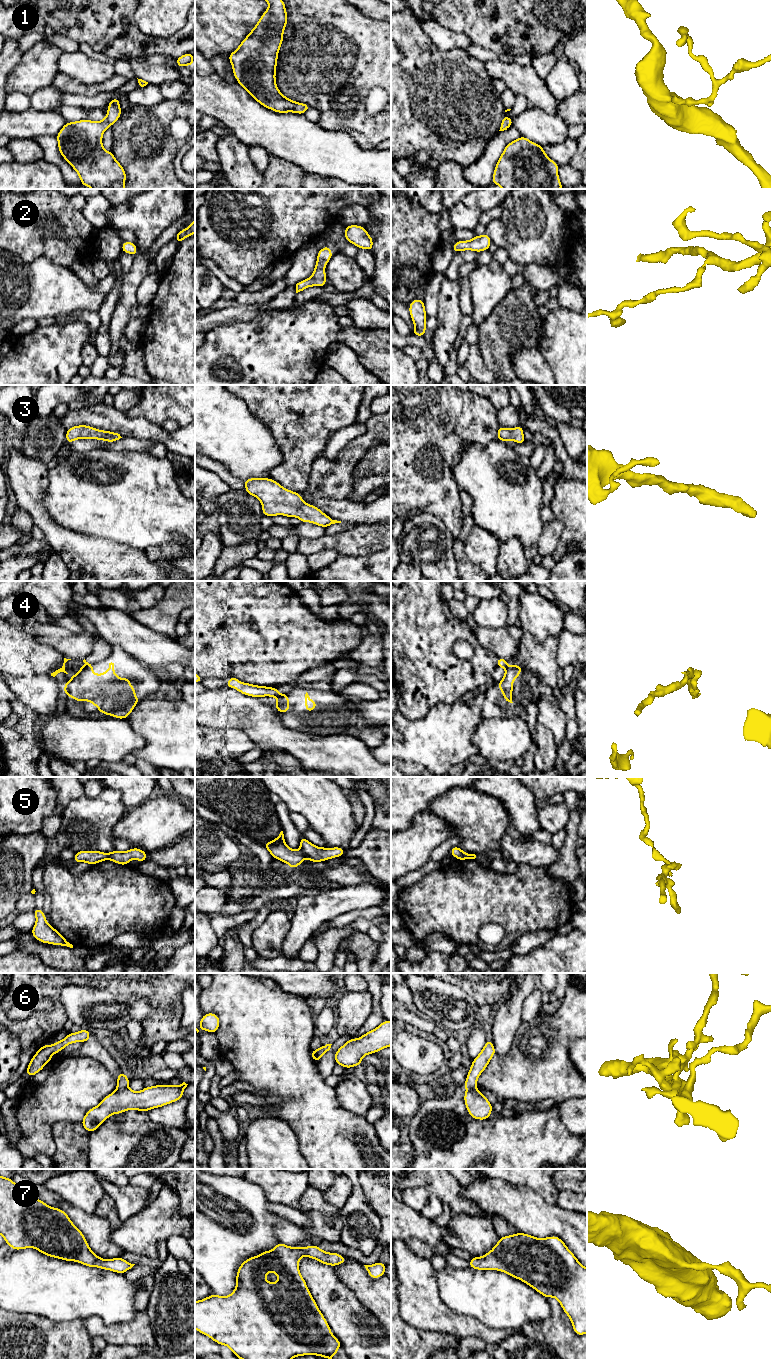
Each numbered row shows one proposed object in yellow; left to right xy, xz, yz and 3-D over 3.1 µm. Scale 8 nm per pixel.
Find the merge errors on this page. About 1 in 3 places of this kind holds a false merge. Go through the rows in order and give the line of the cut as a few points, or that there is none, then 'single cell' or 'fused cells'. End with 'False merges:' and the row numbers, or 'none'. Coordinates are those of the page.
1: no cut; single cell
2: no cut; single cell
3: no cut; single cell
4: cut in xz along (280, 694), (276, 696); fused cells
5: cut in xz along (300, 849), (304, 856); fused cells
6: cut in xy along (127, 1086), (119, 1090); fused cells
7: no cut; single cell
False merges: 4, 5, 6

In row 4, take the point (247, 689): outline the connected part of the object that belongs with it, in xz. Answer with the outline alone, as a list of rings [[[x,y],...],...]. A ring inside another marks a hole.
[[[231,677],[227,680],[225,686],[231,687],[242,693],[243,695],[251,696],[251,697],[277,697],[280,696],[280,692],[278,689],[267,686],[259,686],[259,685],[252,685],[247,682],[241,682],[239,679],[235,677]]]

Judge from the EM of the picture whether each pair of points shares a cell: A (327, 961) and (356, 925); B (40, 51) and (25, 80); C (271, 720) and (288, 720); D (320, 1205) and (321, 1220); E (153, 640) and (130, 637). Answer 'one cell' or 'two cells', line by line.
A: one cell
B: one cell
C: two cells
D: one cell
E: one cell

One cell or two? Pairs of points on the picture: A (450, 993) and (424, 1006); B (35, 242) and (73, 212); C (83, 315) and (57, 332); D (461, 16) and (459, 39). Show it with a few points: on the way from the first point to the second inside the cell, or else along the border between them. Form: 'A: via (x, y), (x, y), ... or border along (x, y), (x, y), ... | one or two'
A: via (444, 999), (430, 1000) | one
B: via (44, 233), (64, 215) | one
C: border along (58, 324), (83, 321), (91, 331) | two
D: border along (438, 23), (457, 32), (462, 32), (472, 42) | two

